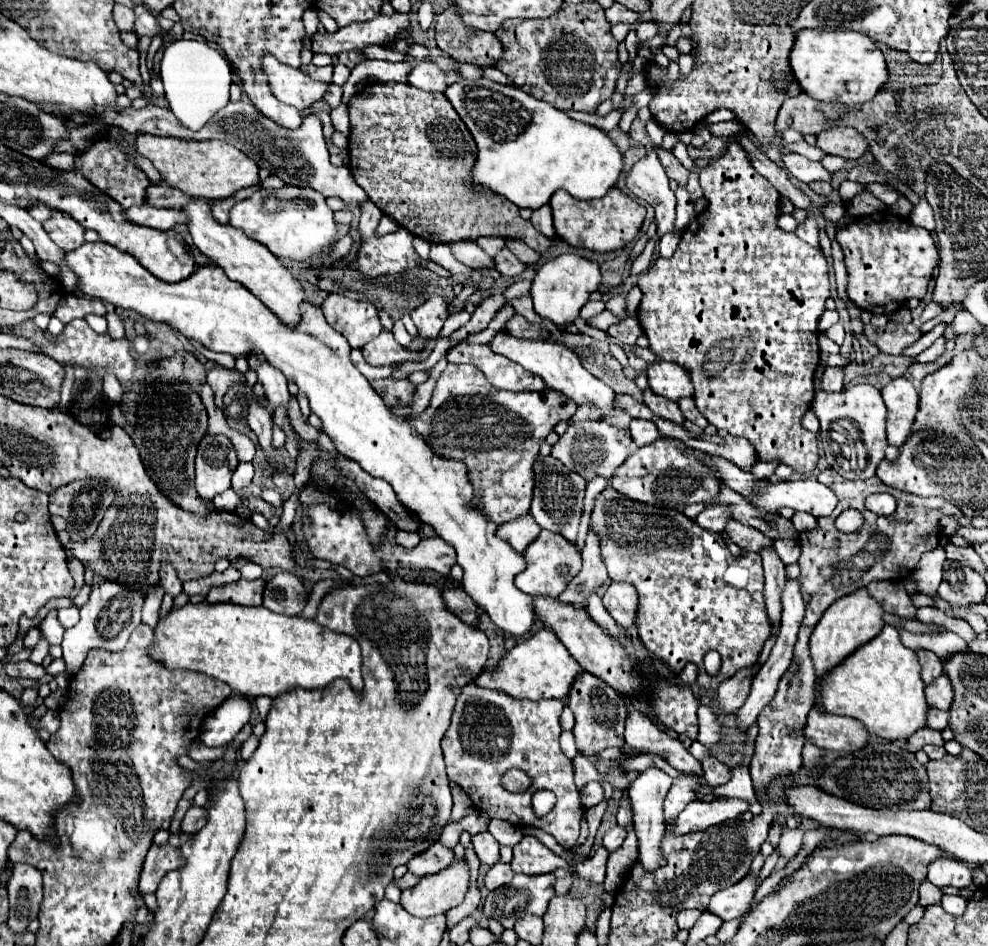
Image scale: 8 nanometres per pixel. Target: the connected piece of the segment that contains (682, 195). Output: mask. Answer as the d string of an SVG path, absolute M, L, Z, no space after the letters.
M678 187L676 191L676 199L678 199L678 205L676 205L676 229L684 229L694 217L696 217L696 211L694 211L694 205L688 197L688 191L686 187Z

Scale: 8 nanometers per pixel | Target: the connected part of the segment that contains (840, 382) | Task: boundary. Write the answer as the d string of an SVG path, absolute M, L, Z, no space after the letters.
M826 367L820 379L820 385L824 391L842 391L844 389L844 369Z

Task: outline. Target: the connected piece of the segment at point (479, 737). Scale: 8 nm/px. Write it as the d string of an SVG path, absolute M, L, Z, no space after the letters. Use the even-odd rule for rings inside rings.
M470 683L462 689L456 701L452 725L442 739L442 749L450 783L458 785L472 799L478 811L484 811L494 819L504 819L516 827L538 827L550 833L564 849L572 849L580 835L584 807L574 785L572 761L564 757L558 743L562 733L562 709L564 703L560 699L516 701L500 691L482 689ZM508 769L526 771L534 781L532 787L524 793L508 793L500 779ZM538 789L548 789L556 795L556 807L544 817L536 817L532 809L532 795Z

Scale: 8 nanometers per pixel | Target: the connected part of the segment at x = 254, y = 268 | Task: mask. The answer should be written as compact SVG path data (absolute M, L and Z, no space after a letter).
M192 201L184 211L190 217L188 229L192 233L194 245L208 259L212 259L218 267L222 267L230 279L234 279L234 281L242 283L246 289L250 289L280 319L282 325L296 327L298 321L302 319L300 305L306 301L306 293L304 293L300 281L280 263L280 259L274 257L264 245L246 237L246 233L242 233L240 229L216 223L208 201Z

